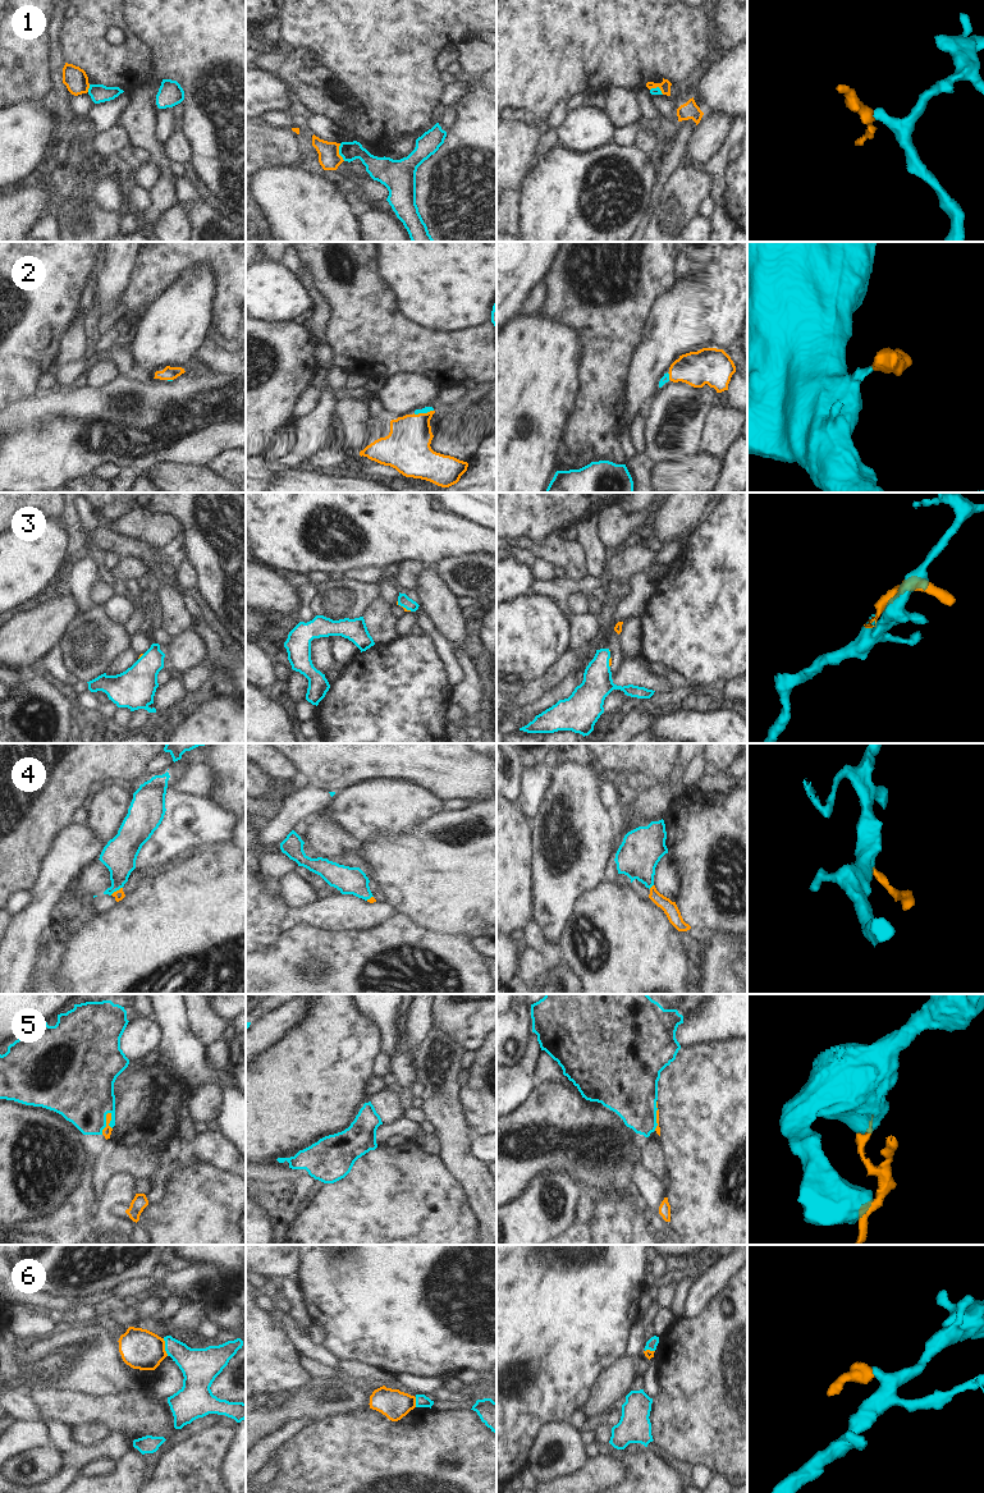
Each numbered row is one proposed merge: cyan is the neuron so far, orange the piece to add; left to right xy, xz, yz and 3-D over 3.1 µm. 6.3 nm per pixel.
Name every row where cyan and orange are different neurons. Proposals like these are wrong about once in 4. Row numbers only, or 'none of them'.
1, 5, 6.

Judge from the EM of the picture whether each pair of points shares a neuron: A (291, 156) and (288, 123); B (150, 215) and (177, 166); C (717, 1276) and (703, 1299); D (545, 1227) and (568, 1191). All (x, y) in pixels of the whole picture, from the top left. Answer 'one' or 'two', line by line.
A: two
B: two
C: one
D: one

